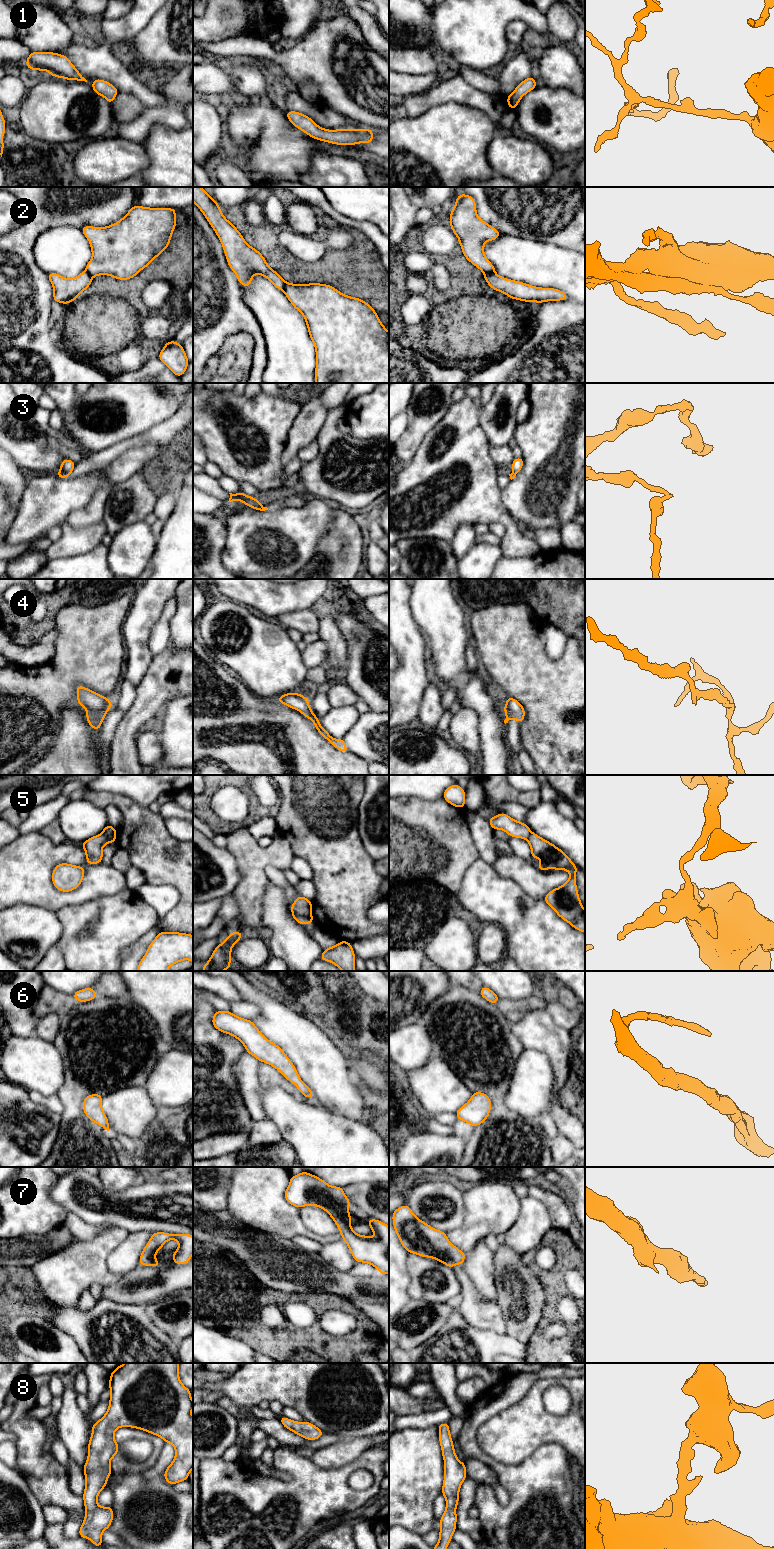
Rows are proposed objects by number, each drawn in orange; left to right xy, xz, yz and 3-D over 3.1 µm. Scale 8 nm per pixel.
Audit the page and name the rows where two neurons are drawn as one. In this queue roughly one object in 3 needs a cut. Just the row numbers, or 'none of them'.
3, 5

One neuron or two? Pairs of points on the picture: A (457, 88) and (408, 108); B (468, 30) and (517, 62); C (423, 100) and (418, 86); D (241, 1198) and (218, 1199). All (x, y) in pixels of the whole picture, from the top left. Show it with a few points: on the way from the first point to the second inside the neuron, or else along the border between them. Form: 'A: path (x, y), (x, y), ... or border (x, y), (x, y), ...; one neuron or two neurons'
A: path (445, 90), (420, 103); one neuron
B: border (512, 50), (506, 58); two neurons
C: border (439, 79), (429, 89), (399, 100); two neurons
D: border (231, 1177), (228, 1207), (226, 1209); two neurons

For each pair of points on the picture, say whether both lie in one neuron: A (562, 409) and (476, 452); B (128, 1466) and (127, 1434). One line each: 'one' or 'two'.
A: two
B: one

